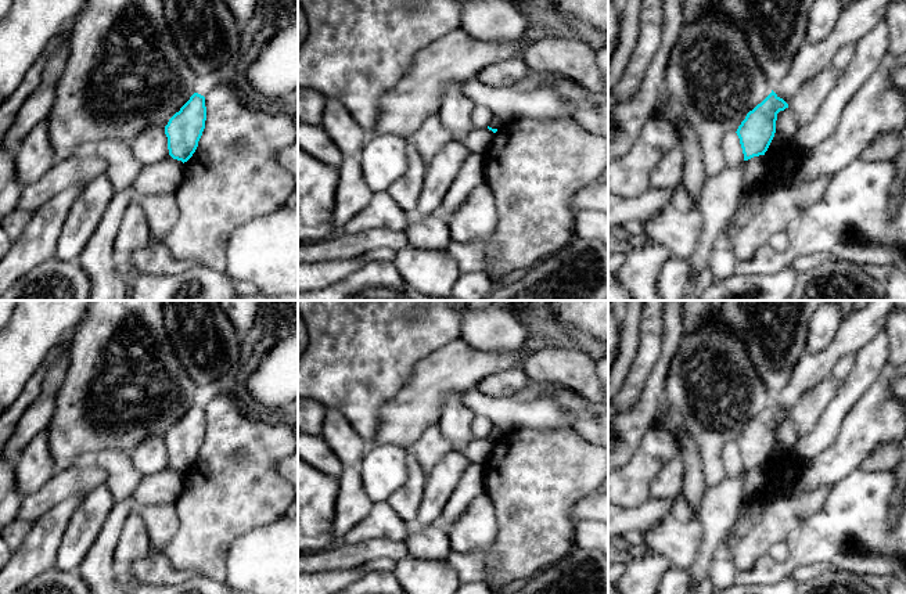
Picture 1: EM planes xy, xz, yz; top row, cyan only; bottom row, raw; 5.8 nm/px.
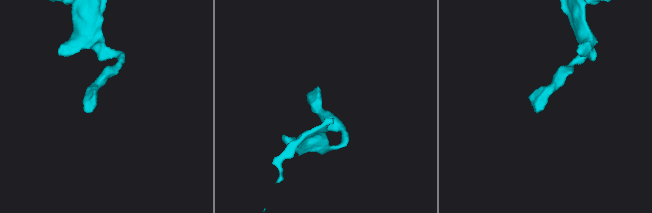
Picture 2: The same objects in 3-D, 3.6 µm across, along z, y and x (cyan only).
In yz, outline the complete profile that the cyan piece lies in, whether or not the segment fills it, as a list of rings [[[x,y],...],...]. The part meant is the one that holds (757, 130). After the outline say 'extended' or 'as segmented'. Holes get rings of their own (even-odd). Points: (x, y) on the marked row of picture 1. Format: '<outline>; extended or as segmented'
[[[772,90],[761,104],[747,114],[736,132],[744,161],[765,155],[776,133],[777,114],[785,108],[788,104]]]; as segmented

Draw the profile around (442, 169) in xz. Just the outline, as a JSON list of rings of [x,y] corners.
[[[450,140],[425,165],[423,190],[417,202],[416,215],[439,215],[442,202],[456,180],[463,163],[472,152],[460,141]]]

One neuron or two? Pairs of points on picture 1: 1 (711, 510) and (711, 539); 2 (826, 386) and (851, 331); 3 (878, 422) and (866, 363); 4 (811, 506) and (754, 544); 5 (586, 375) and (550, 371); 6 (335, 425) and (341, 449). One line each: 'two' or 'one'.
1: one
2: two
3: two
4: one
5: one
6: one

